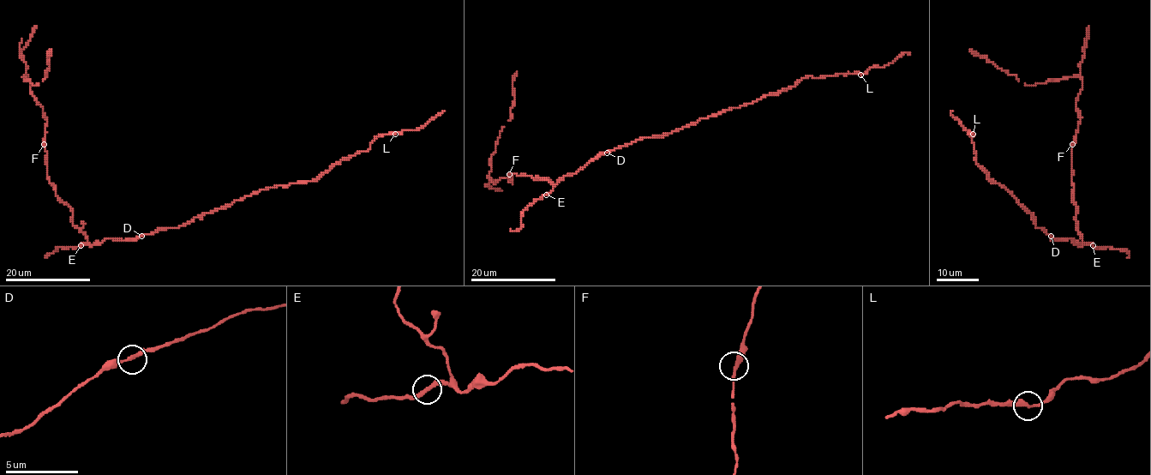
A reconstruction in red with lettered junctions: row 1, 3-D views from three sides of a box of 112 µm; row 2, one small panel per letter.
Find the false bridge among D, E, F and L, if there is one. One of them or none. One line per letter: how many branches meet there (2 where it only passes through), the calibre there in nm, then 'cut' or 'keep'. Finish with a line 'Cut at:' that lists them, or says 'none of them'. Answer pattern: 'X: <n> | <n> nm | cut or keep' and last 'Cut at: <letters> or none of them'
D: 2 | 260 nm | keep
E: 2 | 260 nm | keep
F: 2 | 300 nm | keep
L: 2 | 280 nm | keep
Cut at: none of them

